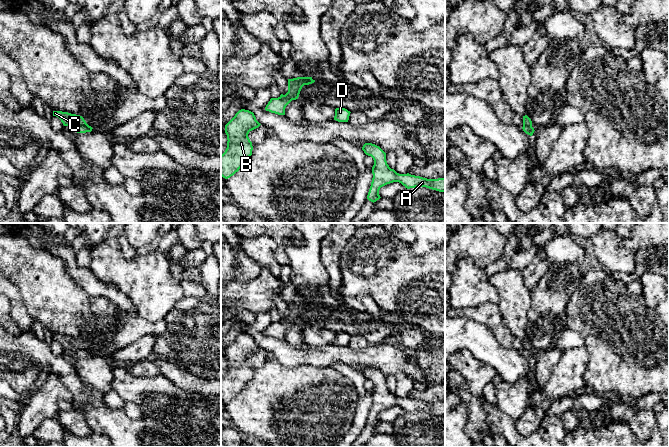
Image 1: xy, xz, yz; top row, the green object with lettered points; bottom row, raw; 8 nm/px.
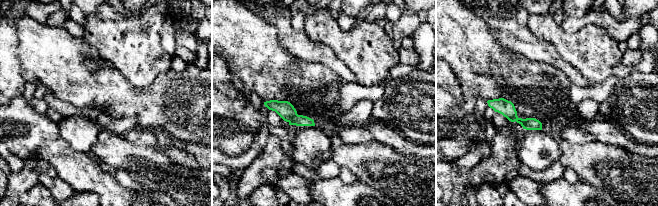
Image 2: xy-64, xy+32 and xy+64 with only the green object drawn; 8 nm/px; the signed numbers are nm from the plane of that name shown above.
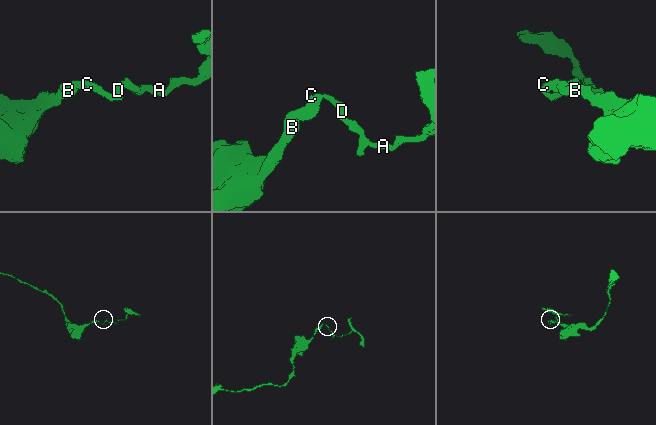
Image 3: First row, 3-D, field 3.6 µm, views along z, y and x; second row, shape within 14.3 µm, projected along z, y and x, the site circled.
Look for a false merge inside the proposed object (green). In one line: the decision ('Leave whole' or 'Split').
Split

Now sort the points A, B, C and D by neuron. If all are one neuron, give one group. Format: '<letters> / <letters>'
A D / B C

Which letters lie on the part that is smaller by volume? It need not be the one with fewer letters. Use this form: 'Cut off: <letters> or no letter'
Cut off: A, D

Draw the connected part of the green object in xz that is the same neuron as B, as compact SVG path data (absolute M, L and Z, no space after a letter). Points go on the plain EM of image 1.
M245 333L239 334L225 349L227 359L227 372L221 379L221 400L230 402L252 379L252 366L248 358L261 348L256 344L253 336Z

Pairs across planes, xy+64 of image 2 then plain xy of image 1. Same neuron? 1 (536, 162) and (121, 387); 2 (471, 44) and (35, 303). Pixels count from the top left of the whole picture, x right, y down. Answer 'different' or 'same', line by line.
1: different
2: same

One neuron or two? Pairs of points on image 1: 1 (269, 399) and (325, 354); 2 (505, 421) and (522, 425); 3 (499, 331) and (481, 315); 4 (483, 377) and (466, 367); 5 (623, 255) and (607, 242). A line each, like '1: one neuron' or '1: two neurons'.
1: two neurons
2: two neurons
3: one neuron
4: one neuron
5: one neuron

